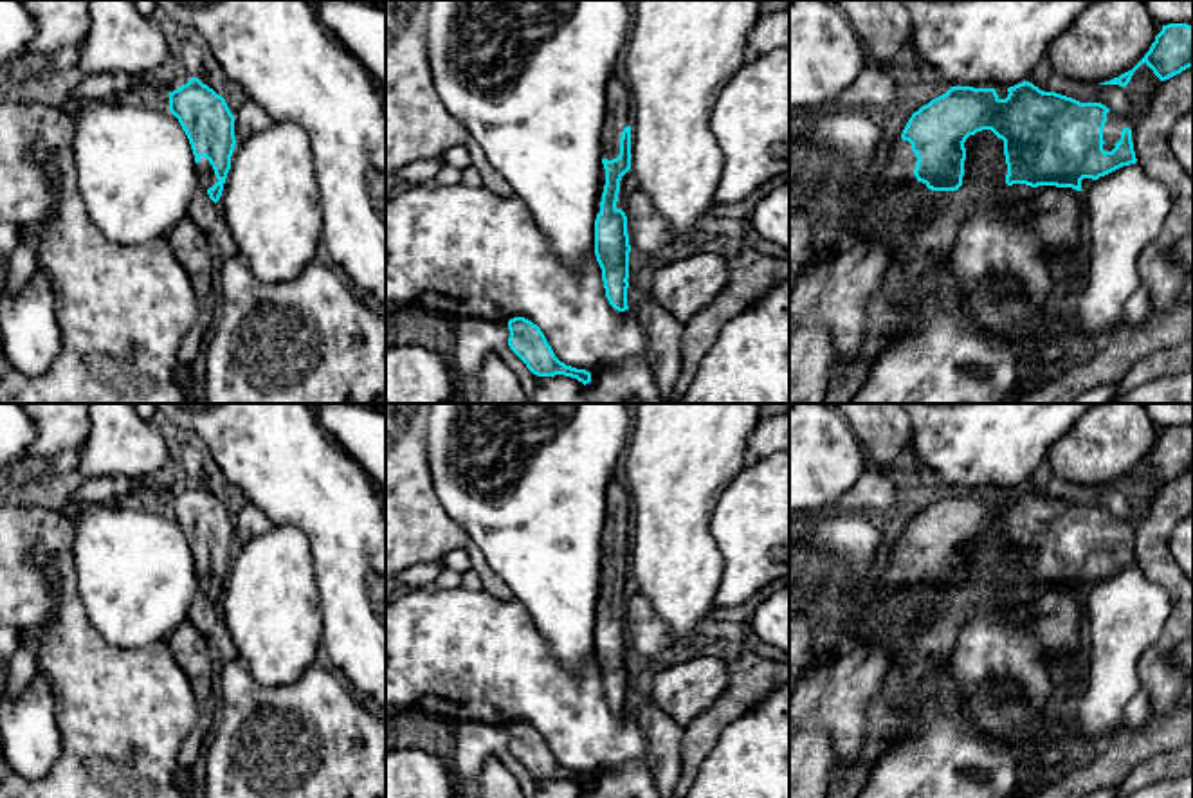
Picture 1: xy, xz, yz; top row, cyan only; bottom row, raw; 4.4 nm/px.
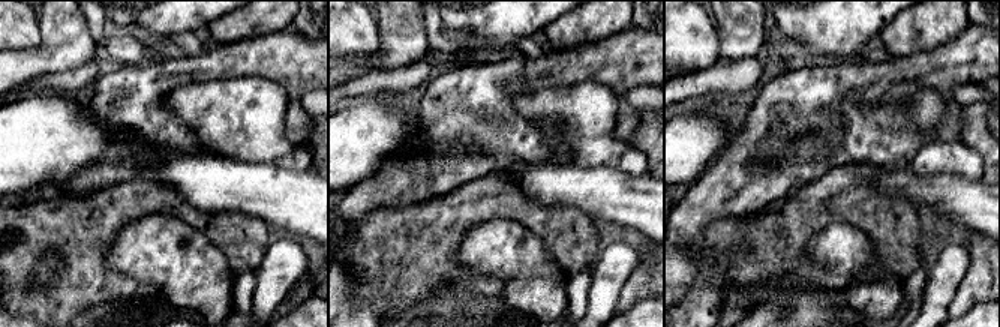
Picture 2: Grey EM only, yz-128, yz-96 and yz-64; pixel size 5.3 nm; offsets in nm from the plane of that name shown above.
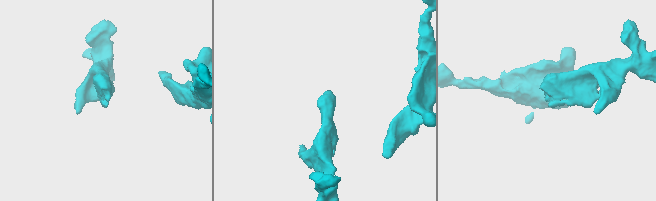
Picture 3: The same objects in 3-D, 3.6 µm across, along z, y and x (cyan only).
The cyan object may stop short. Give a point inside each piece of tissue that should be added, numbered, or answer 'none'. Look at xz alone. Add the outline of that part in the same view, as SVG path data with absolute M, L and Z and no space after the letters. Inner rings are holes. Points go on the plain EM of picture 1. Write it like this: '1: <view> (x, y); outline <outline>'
1: xz (619, 519); outline M611 481L607 488L607 519L602 539L604 562L613 564L620 558L620 540L625 530L631 530L627 488Z

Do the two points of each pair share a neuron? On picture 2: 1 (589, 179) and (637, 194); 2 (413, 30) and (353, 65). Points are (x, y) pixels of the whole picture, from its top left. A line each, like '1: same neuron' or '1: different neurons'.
1: same neuron
2: same neuron

